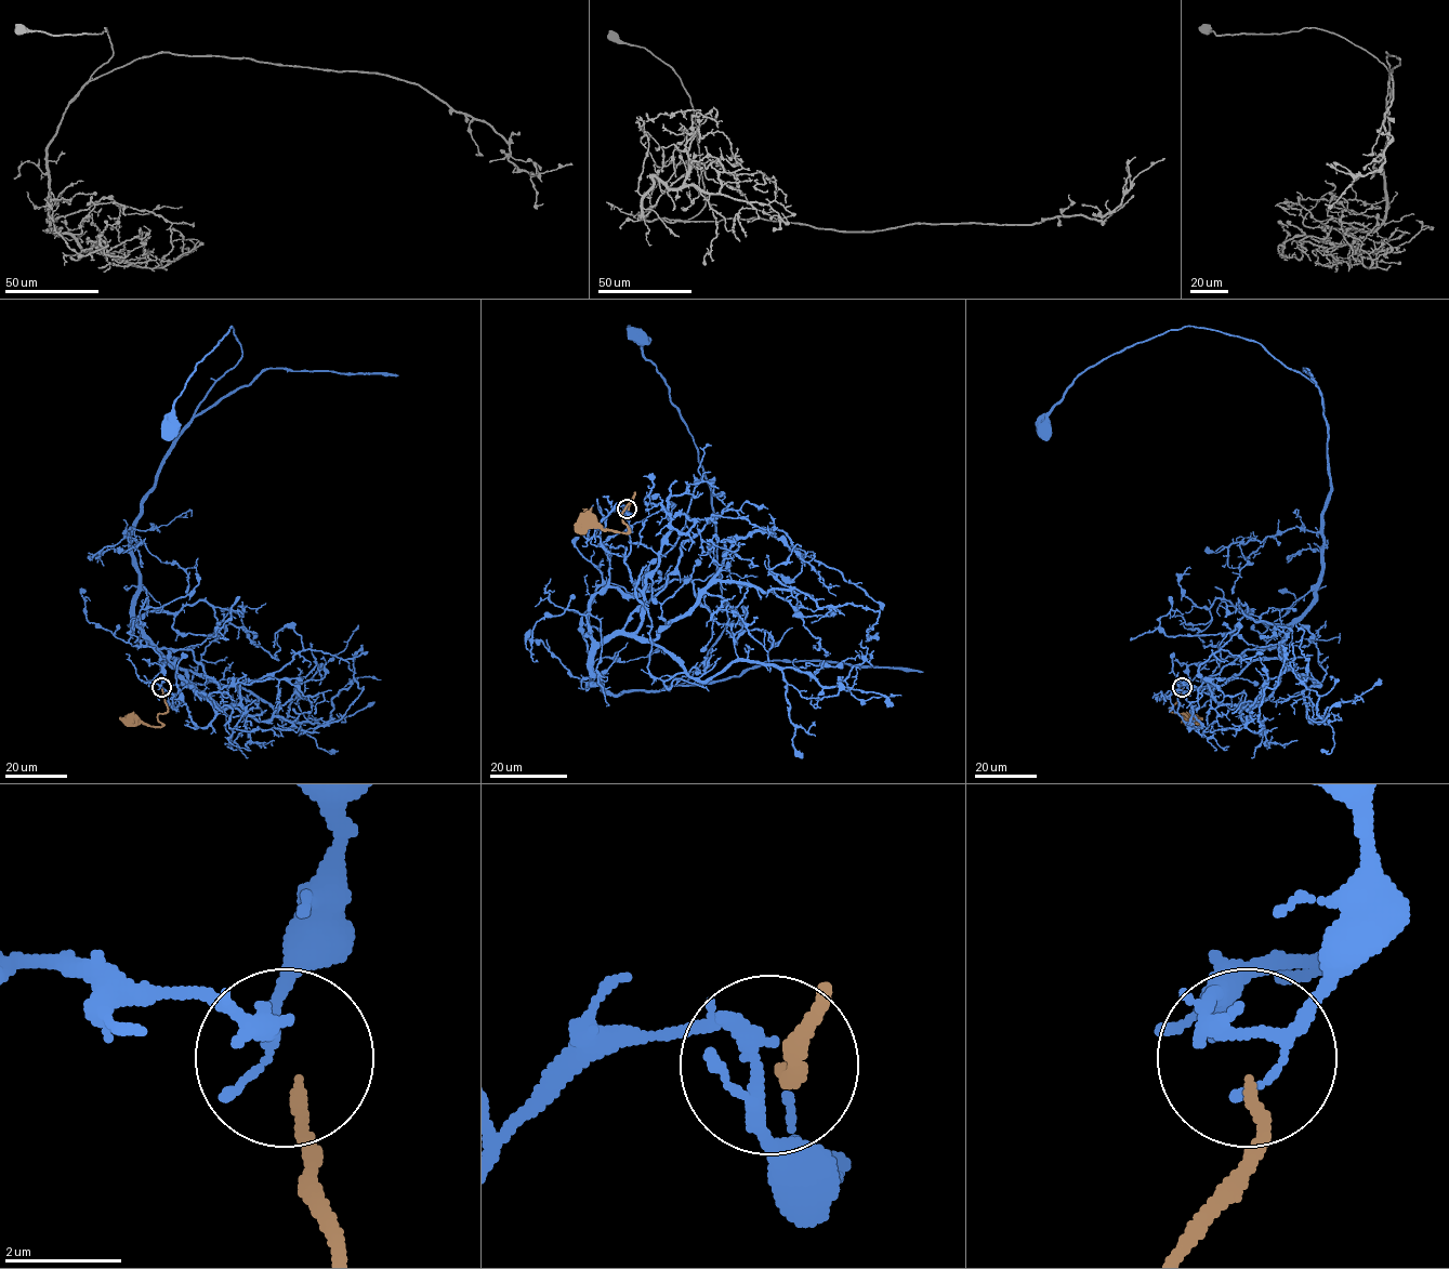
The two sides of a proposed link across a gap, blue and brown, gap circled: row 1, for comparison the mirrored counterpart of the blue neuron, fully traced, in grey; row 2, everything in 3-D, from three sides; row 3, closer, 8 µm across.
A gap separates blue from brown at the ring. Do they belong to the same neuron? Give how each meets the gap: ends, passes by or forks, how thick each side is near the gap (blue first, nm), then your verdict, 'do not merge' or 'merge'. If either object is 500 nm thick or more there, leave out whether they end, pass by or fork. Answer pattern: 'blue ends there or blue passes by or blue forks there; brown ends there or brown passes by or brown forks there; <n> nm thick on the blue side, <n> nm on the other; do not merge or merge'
blue forks there; brown ends there; 240 nm thick on the blue side, 190 nm on the other; do not merge

